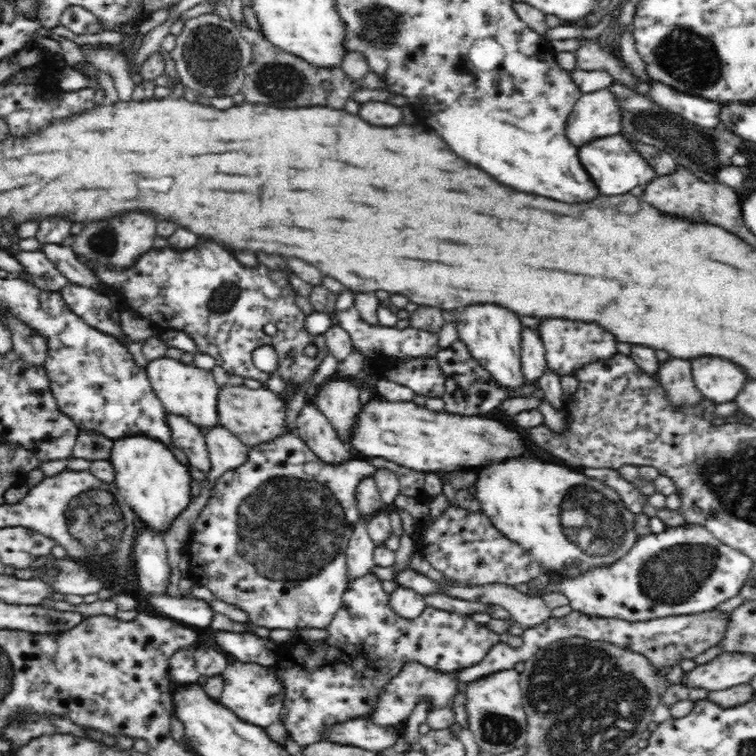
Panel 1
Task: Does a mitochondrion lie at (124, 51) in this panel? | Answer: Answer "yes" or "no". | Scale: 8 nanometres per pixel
no

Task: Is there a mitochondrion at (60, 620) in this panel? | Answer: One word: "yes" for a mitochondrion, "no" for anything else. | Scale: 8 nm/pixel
no

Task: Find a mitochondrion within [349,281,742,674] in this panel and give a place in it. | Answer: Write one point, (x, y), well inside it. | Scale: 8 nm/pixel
(673, 575)

